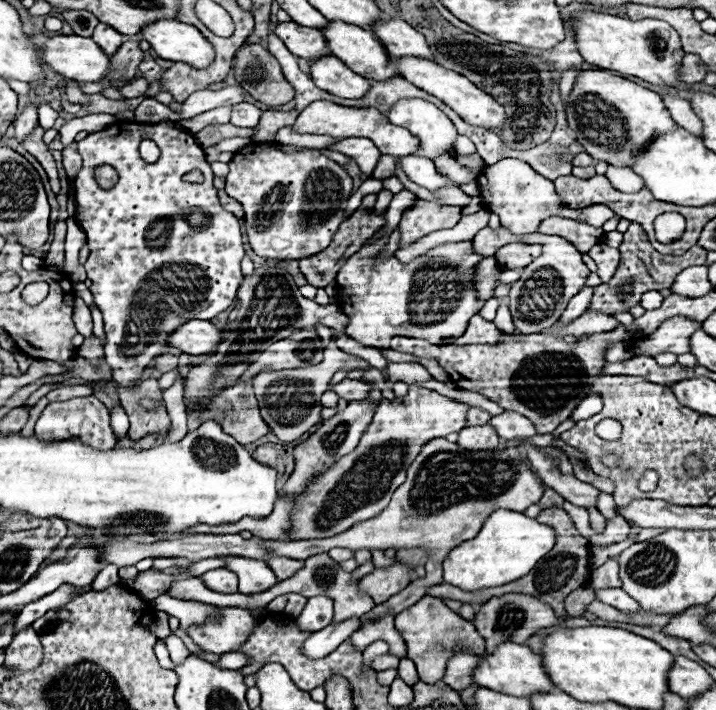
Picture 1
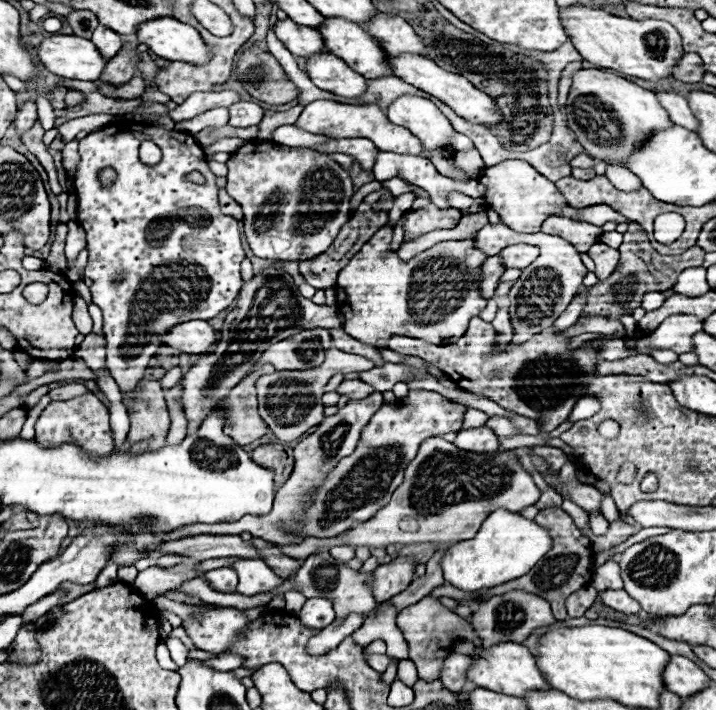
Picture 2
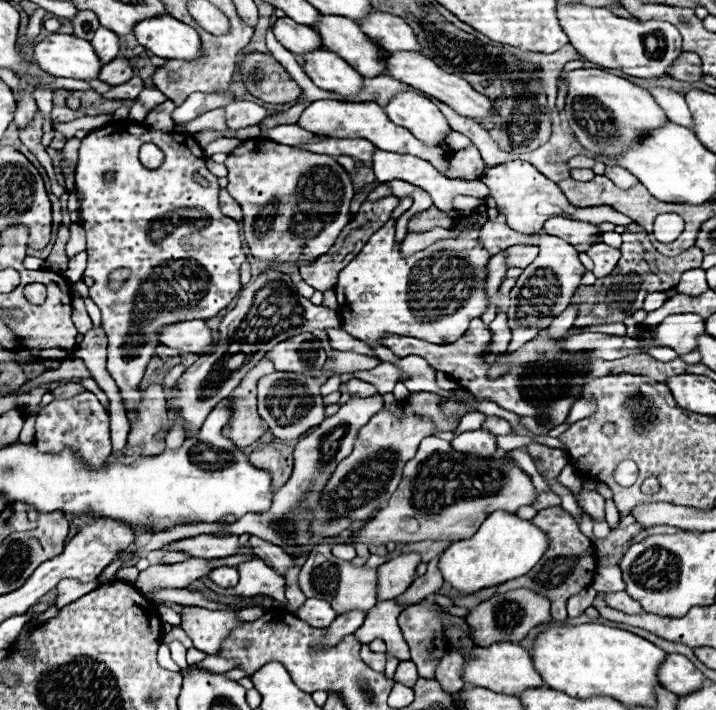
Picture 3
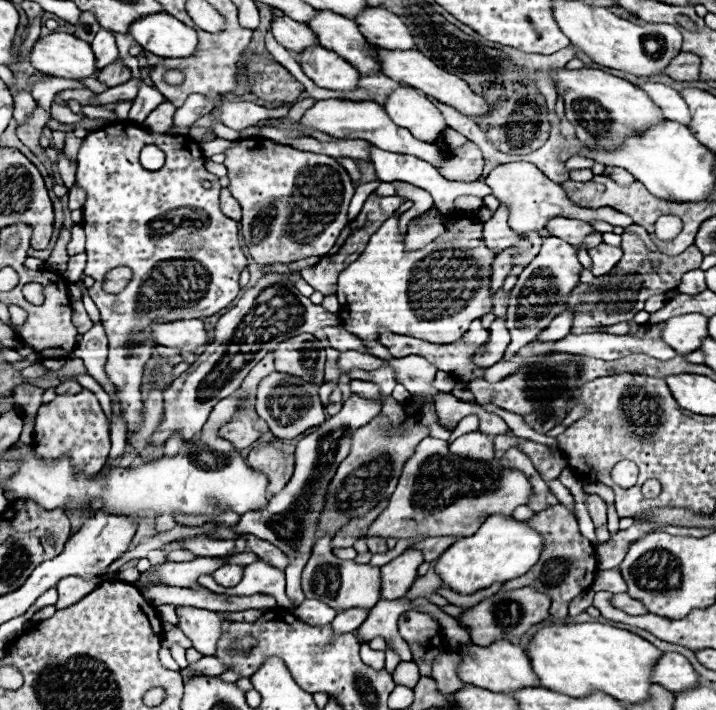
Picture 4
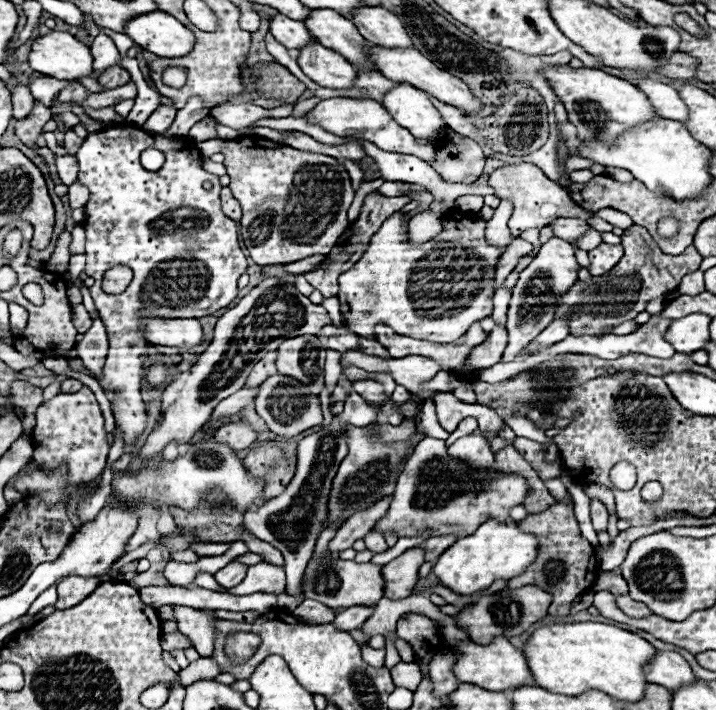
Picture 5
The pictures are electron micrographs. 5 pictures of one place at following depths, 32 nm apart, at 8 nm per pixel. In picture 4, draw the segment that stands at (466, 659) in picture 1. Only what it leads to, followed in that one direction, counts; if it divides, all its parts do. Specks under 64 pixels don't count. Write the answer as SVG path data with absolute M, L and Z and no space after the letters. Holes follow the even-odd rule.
M456 652L440 654L432 662L432 680L436 682L436 688L440 694L452 694L462 686L460 678L456 676L458 662L460 662L460 656Z

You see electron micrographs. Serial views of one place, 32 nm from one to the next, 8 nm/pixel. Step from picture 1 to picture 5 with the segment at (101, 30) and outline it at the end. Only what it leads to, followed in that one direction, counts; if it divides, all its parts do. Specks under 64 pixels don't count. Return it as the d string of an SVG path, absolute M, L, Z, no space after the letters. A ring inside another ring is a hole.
M98 34L90 50L92 50L92 56L94 56L94 64L92 64L94 66L94 74L102 74L108 68L118 66L120 60L122 60L118 48L112 42L112 38L108 38L106 34Z

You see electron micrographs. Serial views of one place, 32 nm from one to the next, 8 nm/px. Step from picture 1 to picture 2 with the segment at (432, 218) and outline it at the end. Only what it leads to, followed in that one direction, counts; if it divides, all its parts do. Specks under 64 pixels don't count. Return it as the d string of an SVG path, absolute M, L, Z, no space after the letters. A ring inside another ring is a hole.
M430 204L418 212L408 214L406 224L404 224L404 232L406 232L404 240L426 234L426 232L436 230L436 228L454 228L460 222L460 218L462 218L462 214L456 208L440 210L434 204Z

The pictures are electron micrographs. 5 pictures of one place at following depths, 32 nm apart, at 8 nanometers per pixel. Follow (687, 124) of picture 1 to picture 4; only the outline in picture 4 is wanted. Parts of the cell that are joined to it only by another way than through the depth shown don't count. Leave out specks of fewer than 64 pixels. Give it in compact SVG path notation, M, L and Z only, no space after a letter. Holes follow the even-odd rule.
M646 82L640 88L662 110L662 114L664 114L666 120L674 120L674 122L680 122L680 124L688 124L690 122L688 106L686 106L684 98L674 88L664 86L664 84L656 84L656 82Z

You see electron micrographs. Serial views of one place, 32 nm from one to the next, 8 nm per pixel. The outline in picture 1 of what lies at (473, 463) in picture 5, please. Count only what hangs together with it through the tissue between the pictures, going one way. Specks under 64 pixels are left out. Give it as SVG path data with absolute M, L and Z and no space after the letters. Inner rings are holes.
M484 424L484 426L470 426L470 428L460 430L456 444L466 448L466 450L496 450L498 434L488 424Z

